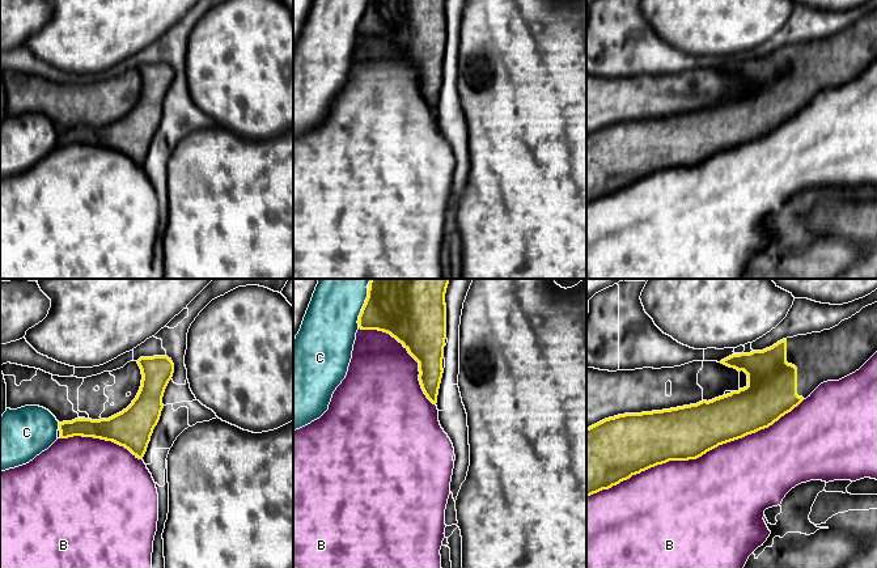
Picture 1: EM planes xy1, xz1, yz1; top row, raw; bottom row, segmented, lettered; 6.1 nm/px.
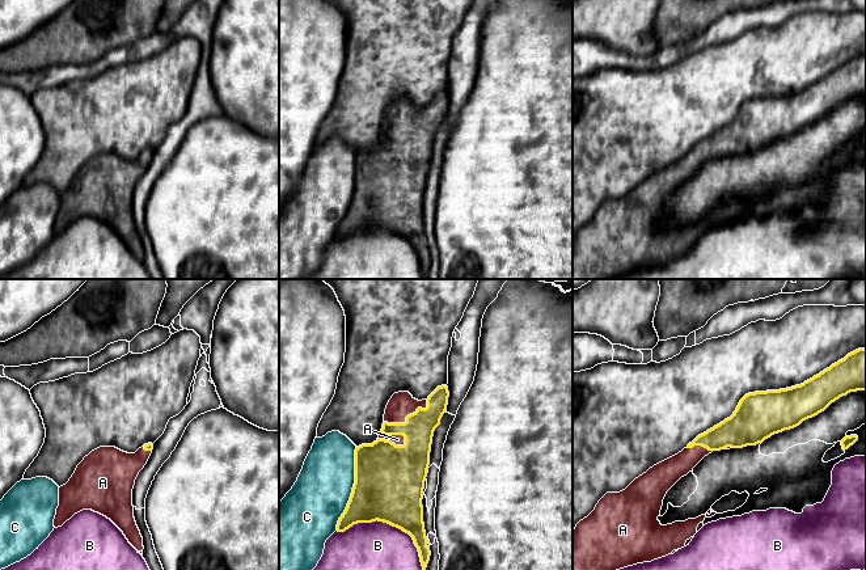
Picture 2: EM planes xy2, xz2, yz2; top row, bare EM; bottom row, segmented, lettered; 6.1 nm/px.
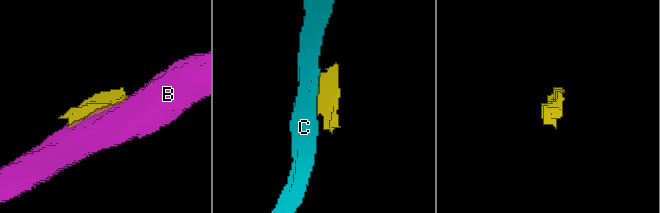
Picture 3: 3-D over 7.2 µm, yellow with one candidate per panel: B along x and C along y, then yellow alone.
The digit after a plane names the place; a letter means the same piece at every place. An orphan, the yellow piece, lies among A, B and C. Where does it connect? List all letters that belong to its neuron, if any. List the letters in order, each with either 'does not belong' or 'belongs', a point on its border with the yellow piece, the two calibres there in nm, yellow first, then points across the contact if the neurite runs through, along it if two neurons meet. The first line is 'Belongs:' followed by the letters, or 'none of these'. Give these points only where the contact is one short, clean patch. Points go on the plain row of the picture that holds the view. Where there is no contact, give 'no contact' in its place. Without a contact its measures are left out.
Belongs: A
A: belongs | xz2 (391, 148) | 440/60 nm
B: does not belong | yz1 (695, 165) | 320/500 nm
C: does not belong | xz2 (353, 195) | 440/340 nm

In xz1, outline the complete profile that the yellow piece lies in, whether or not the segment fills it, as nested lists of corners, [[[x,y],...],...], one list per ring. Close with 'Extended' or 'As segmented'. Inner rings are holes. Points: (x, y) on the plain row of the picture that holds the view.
[[[368,0],[359,22],[359,35],[378,37],[395,44],[419,69],[419,88],[427,105],[436,111],[442,85],[446,46],[445,0]]]. As segmented

